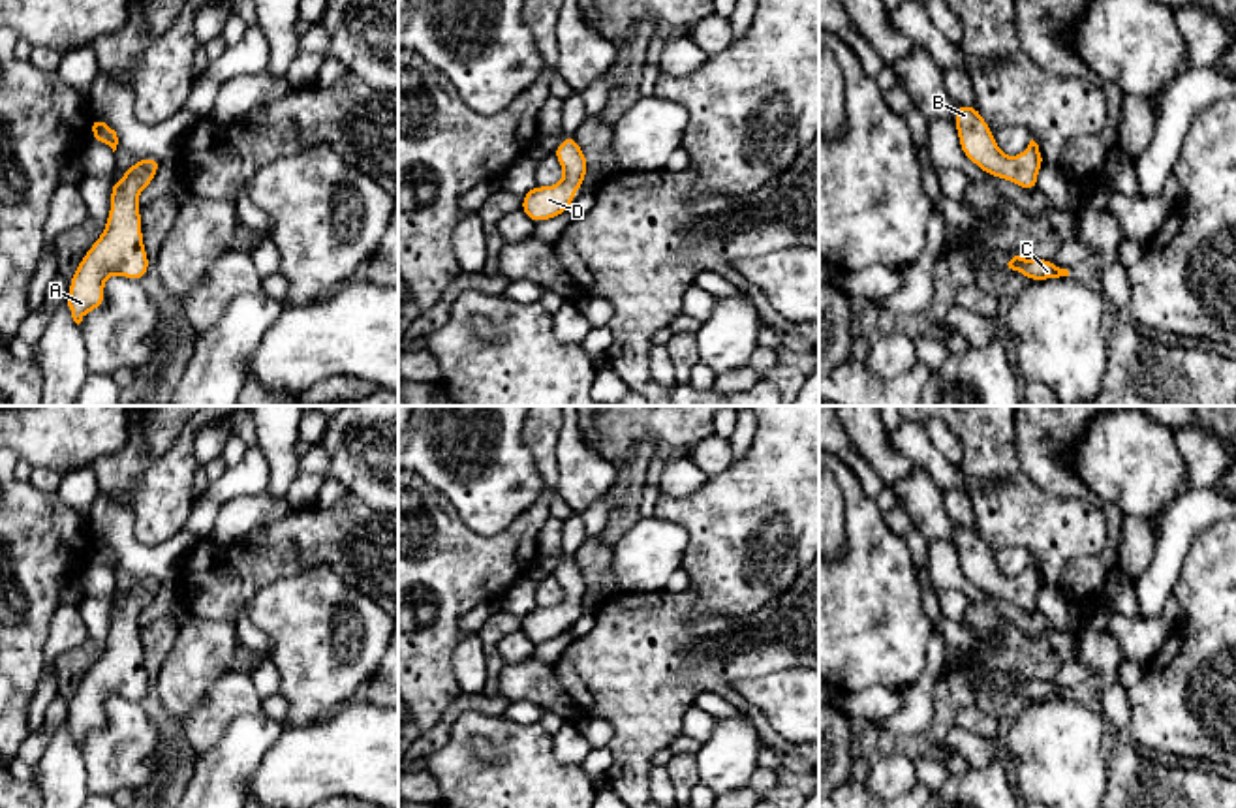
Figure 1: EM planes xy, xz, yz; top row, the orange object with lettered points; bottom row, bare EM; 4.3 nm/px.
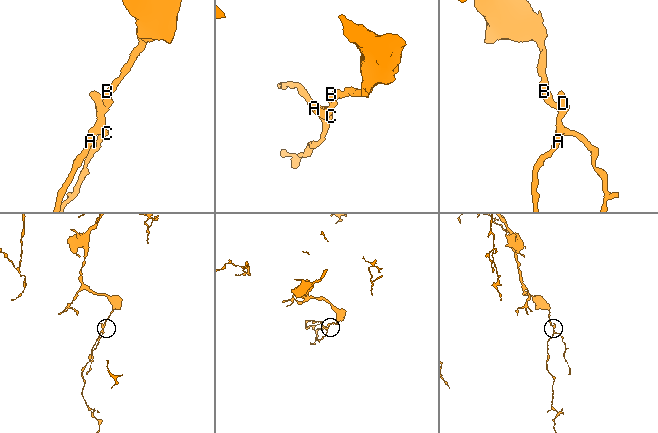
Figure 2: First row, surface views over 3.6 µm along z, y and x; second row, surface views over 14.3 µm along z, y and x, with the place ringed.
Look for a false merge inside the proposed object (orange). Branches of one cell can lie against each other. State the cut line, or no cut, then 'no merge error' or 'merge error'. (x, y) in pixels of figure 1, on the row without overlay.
no cut; no merge error

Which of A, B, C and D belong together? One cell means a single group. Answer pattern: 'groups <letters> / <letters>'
groups A B C D

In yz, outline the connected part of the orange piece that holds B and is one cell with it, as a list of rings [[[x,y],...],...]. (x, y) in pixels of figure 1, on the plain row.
[[[954,524],[954,547],[958,551],[962,575],[986,596],[1012,601],[1026,613],[1037,613],[1037,596],[1044,584],[1044,577],[1033,560],[1020,577],[1005,577],[977,526]]]

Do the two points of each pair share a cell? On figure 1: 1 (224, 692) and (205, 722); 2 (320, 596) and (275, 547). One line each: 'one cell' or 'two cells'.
1: one cell
2: two cells

